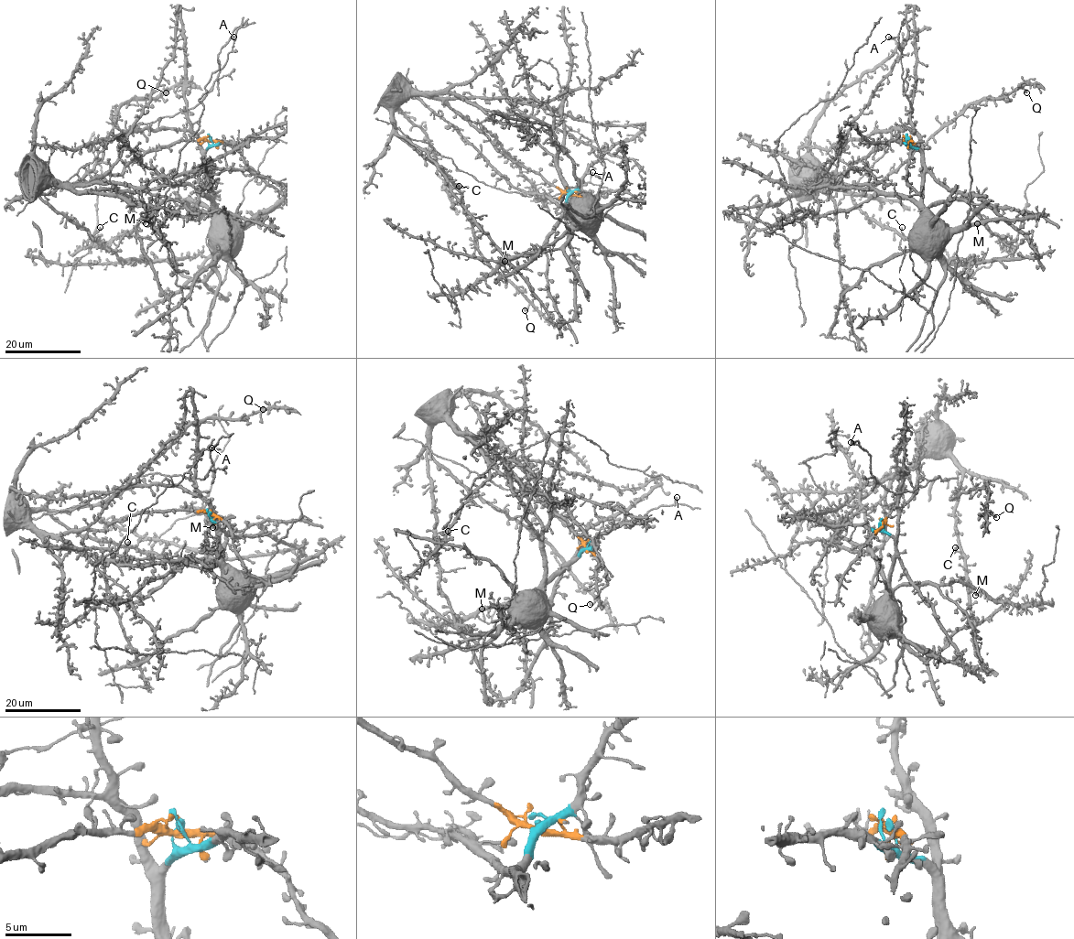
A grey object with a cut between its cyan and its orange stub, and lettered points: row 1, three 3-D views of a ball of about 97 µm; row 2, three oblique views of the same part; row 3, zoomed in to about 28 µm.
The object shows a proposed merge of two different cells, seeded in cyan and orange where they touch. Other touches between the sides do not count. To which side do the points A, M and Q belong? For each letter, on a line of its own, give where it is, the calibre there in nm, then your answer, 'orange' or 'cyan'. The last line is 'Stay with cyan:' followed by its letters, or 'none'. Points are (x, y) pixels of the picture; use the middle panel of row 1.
A: place (592, 172); calibre 440 nm; cyan
M: place (504, 261); calibre 480 nm; cyan
Q: place (525, 310); calibre 500 nm; orange
Stay with cyan: A, M

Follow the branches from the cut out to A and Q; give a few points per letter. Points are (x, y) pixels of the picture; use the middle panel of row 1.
A: (568, 194), (562, 205), (545, 196), (555, 196), (569, 187), (589, 182), (591, 172)
Q: (568, 194), (441, 101), (412, 95), (393, 113), (394, 130), (461, 195), (474, 245), (525, 310)

